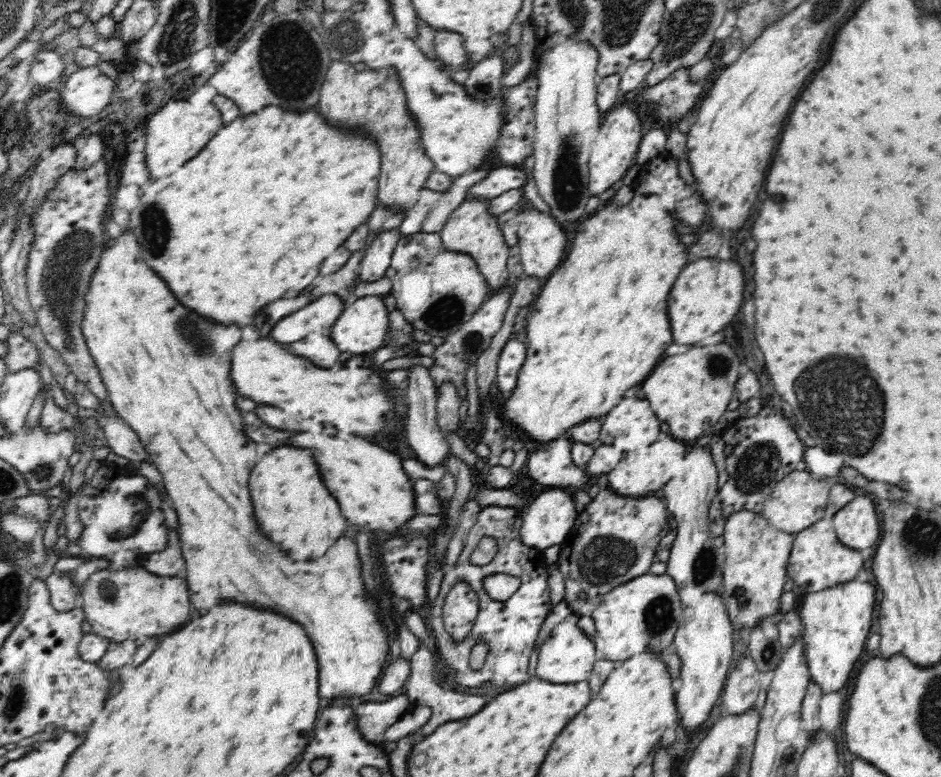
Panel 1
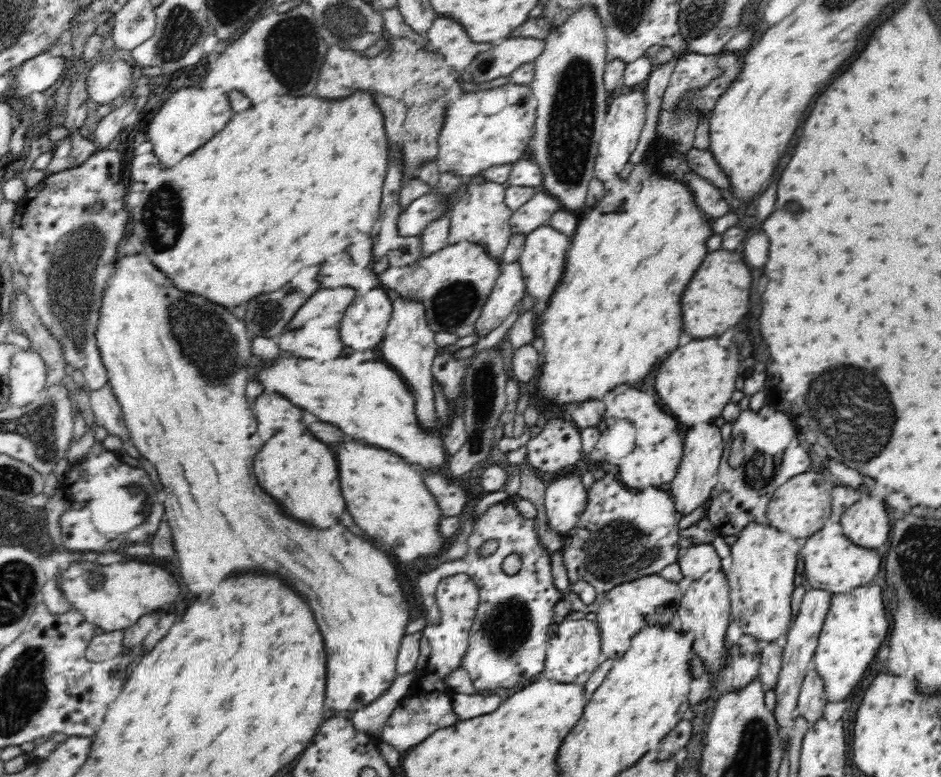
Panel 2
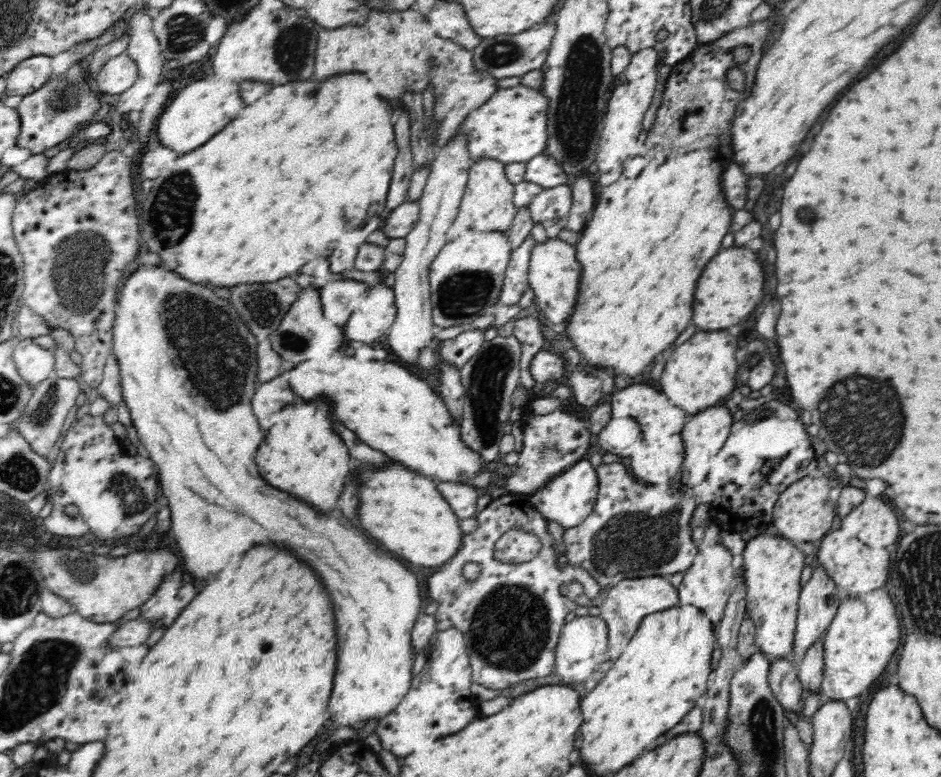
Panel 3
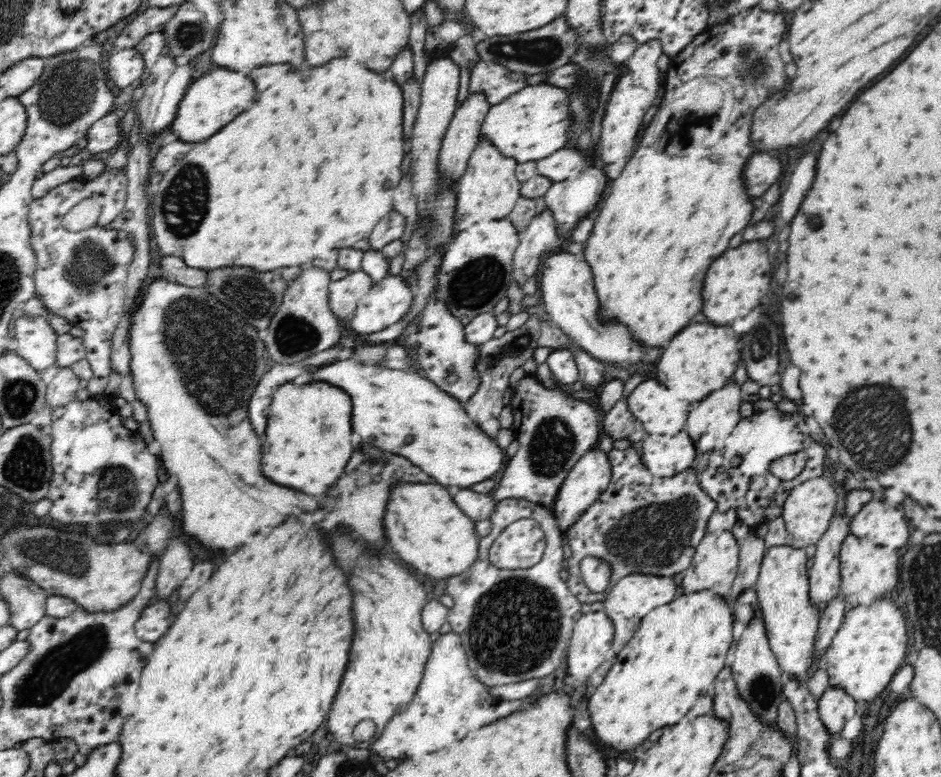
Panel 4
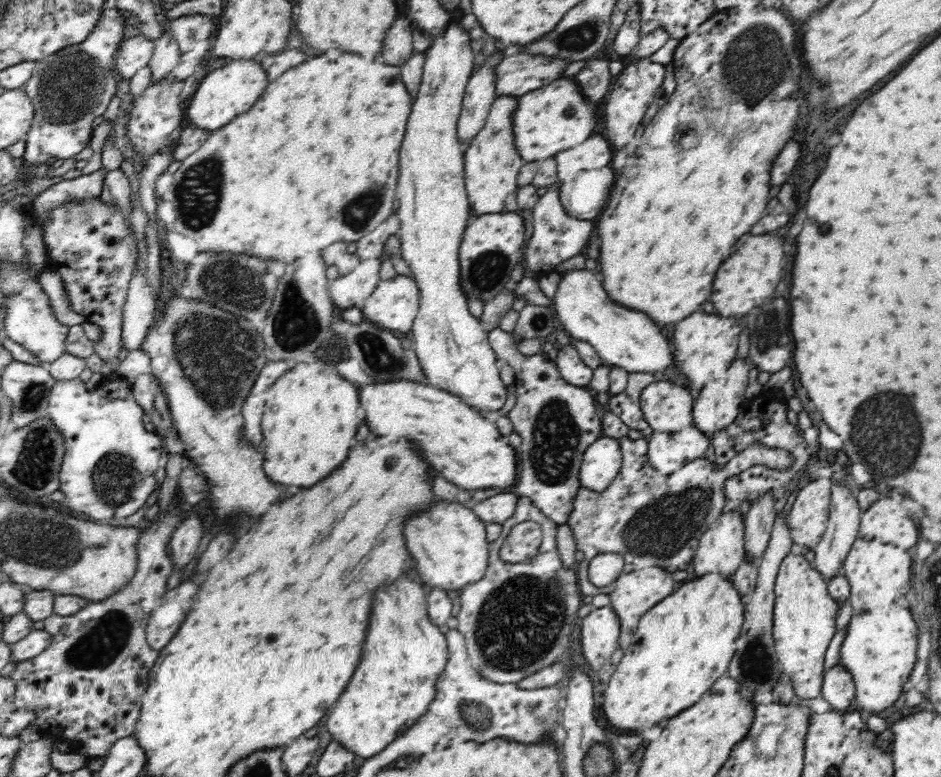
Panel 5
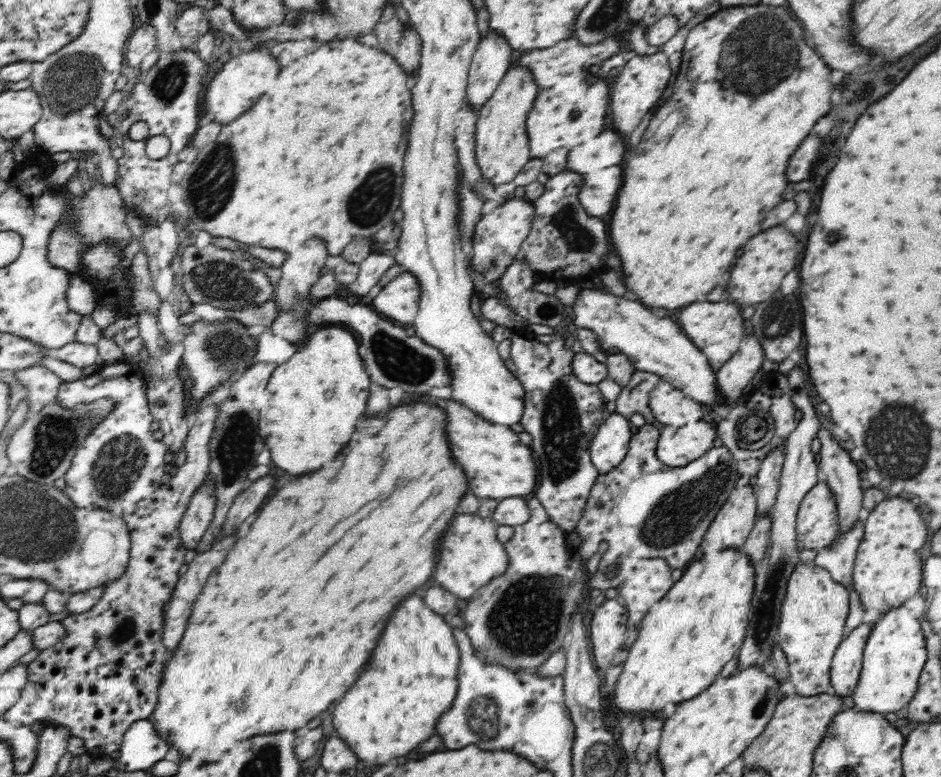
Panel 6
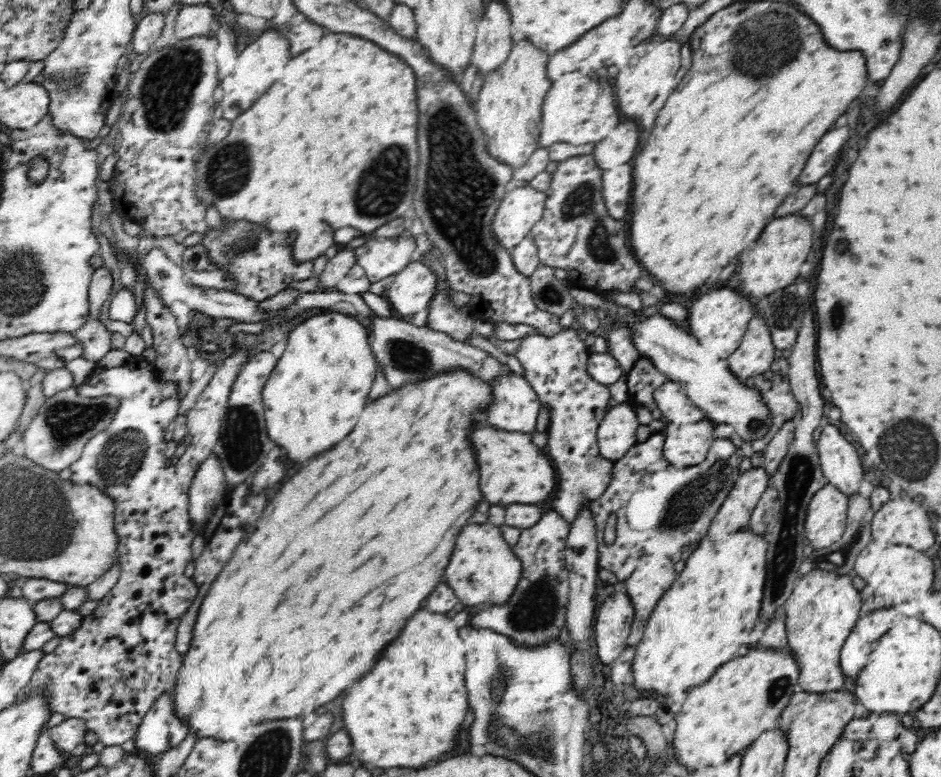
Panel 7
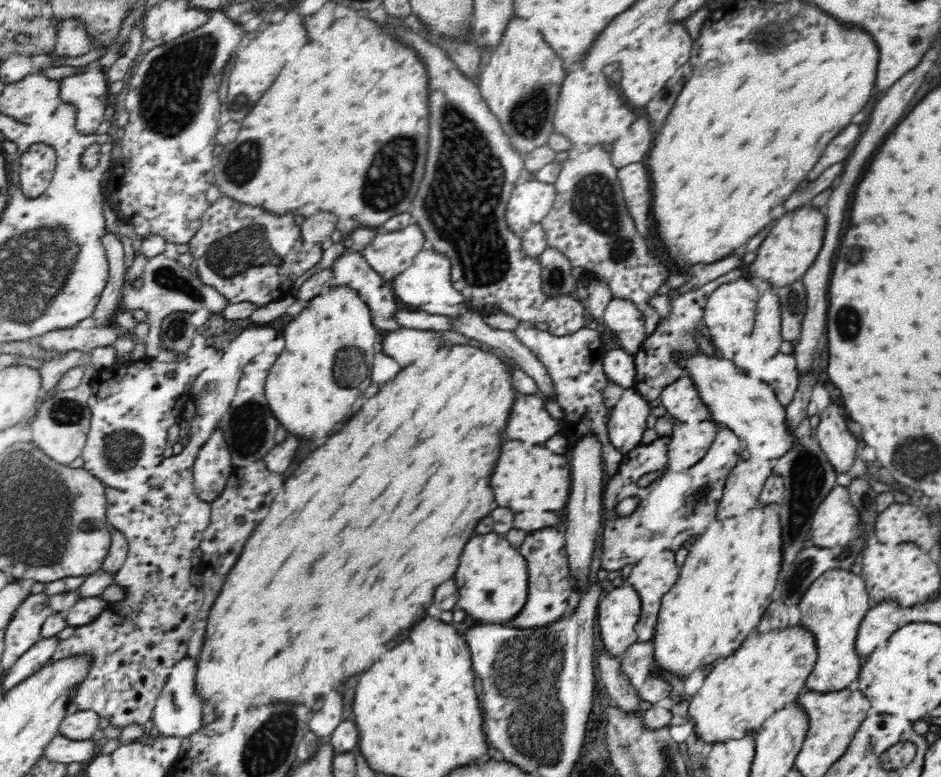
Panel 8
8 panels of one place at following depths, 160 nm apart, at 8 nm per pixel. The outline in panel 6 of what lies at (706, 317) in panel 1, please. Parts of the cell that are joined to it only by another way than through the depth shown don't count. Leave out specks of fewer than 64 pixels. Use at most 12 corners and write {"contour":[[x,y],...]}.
{"contour":[[782,225],[744,244],[728,280],[742,308],[768,300],[798,260]]}

